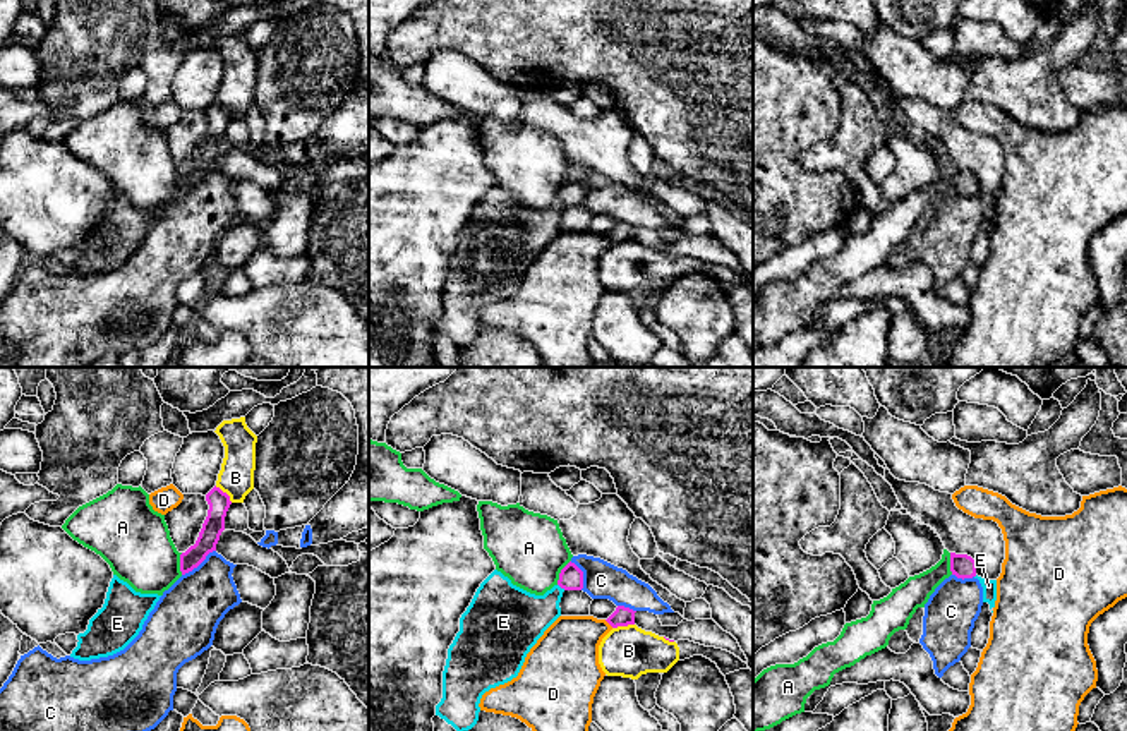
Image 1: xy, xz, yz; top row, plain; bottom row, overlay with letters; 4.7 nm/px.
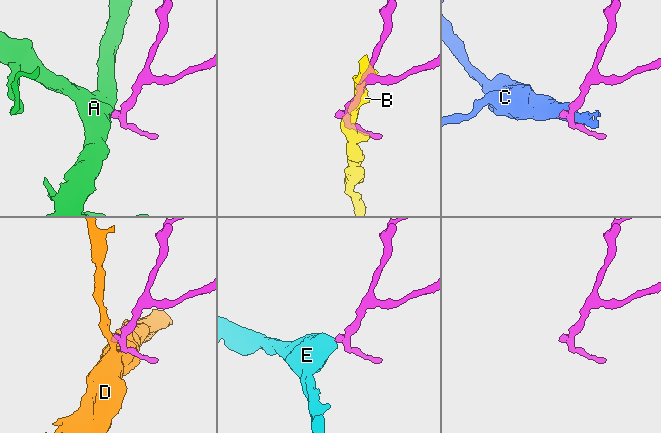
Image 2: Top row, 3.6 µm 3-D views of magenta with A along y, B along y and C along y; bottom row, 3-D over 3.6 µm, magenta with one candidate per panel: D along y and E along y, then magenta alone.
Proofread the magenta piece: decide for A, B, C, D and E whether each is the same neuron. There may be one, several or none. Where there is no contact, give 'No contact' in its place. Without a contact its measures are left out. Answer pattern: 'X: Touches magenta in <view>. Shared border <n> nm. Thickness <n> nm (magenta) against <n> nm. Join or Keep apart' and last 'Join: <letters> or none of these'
A: Touches magenta in xz. Shared border 140 nm. Thickness 110 nm (magenta) against 340 nm. Keep apart
B: Touches magenta in xz. Shared border 110 nm. Thickness 90 nm (magenta) against 240 nm. Keep apart
C: Touches magenta in xy. Shared border 200 nm. Thickness 100 nm (magenta) against 300 nm. Keep apart
D: Touches magenta in xz. Shared border 60 nm. Thickness 90 nm (magenta) against 300 nm. Keep apart
E: Touches magenta in xz. Shared border 50 nm. Thickness 110 nm (magenta) against 260 nm. Join
Join: E

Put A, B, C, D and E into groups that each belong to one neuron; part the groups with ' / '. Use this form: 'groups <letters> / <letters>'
groups A / B / C / D / E

